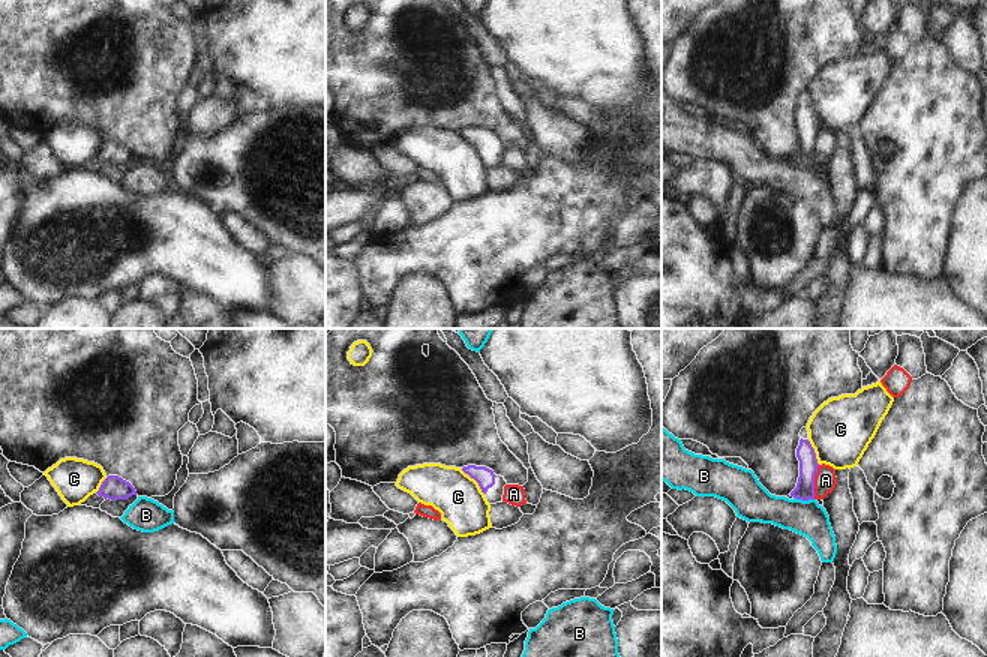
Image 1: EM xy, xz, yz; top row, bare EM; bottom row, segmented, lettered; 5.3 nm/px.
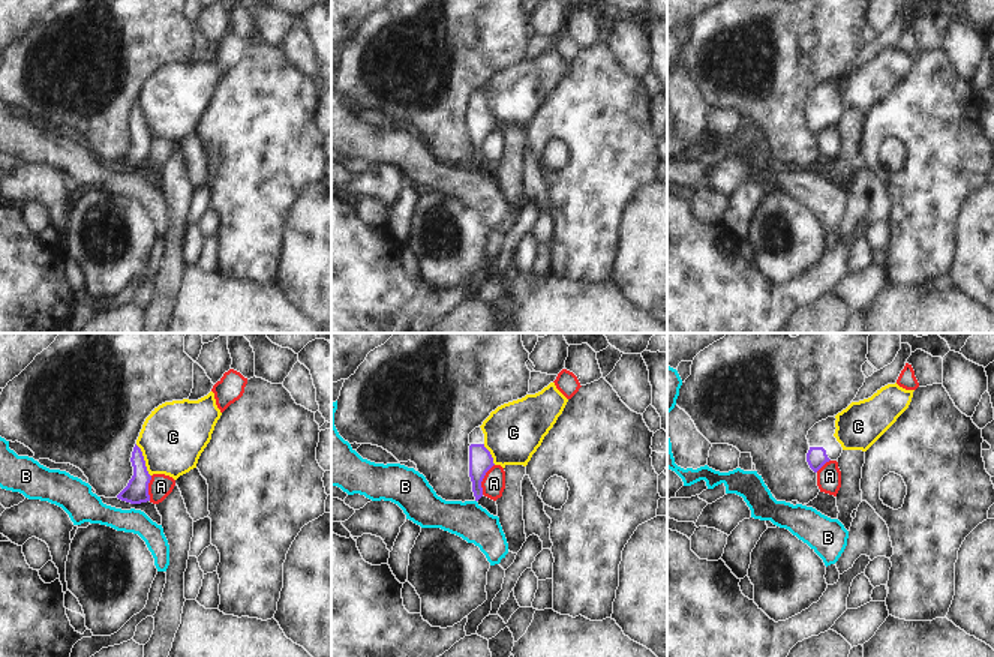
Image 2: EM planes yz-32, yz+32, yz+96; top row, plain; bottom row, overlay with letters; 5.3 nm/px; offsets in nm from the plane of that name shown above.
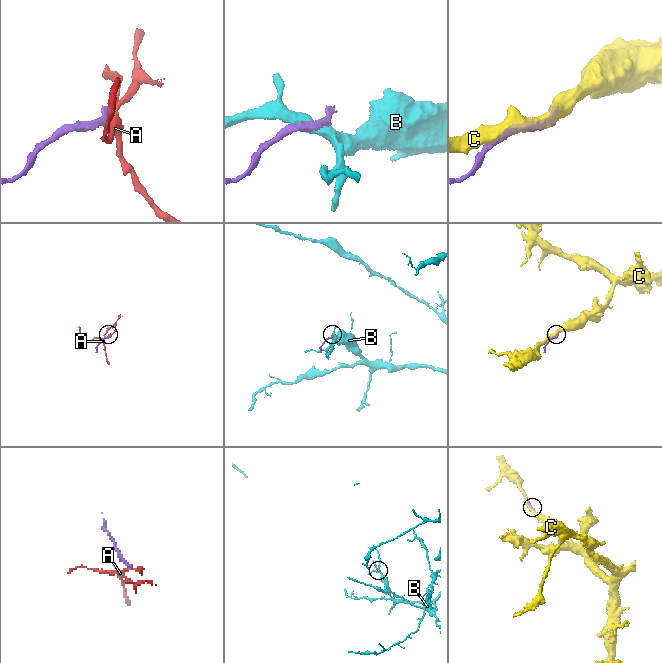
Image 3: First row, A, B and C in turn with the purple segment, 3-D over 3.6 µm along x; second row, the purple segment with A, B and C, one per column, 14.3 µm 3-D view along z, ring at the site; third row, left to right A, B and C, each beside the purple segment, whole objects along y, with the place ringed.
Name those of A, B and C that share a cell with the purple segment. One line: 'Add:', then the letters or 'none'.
Add: none

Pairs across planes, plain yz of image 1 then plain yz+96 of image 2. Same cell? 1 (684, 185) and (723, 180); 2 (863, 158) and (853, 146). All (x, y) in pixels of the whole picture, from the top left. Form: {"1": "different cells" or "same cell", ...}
{"1": "same cell", "2": "different cells"}

